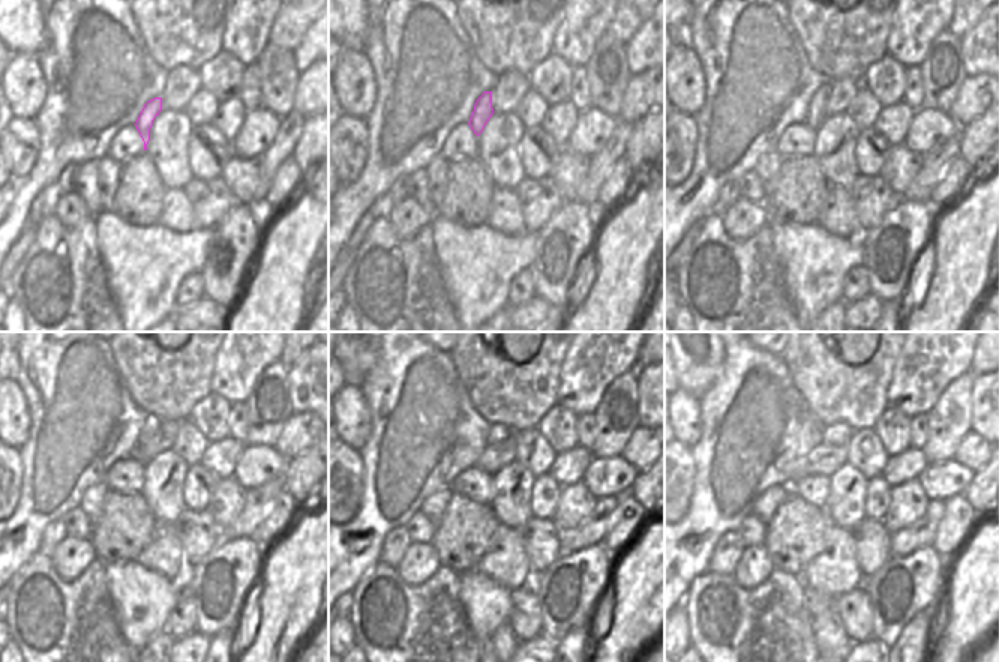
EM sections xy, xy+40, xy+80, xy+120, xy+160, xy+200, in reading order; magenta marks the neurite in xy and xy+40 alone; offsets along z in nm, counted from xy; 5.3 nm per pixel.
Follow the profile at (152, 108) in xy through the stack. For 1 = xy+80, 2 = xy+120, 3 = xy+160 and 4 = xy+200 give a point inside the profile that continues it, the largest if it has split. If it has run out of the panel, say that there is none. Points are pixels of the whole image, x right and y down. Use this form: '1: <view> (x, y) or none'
1: xy+80 (816, 110)
2: xy+120 (152, 424)
3: xy+160 (497, 433)
4: xy+200 (833, 434)

